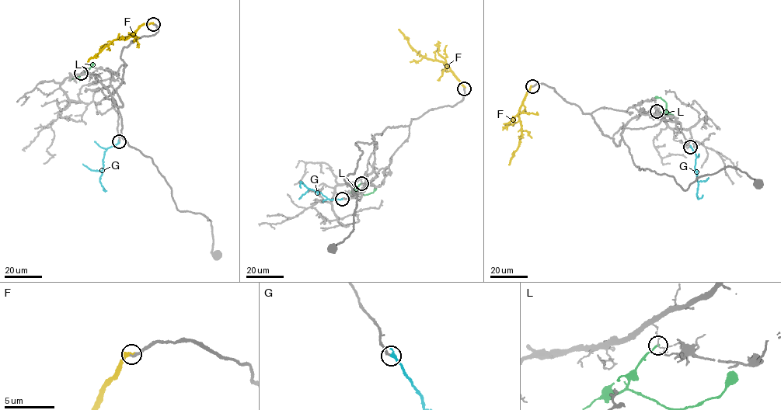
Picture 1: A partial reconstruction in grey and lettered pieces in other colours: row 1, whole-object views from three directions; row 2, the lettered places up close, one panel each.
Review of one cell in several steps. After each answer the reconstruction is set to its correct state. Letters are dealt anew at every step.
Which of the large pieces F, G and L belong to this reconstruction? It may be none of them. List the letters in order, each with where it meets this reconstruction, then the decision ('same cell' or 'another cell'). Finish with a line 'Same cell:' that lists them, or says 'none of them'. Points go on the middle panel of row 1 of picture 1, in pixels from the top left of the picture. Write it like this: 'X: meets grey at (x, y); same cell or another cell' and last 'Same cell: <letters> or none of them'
F: meets grey at (464, 88); another cell
G: meets grey at (342, 199); same cell
L: meets grey at (361, 183); another cell
Same cell: G

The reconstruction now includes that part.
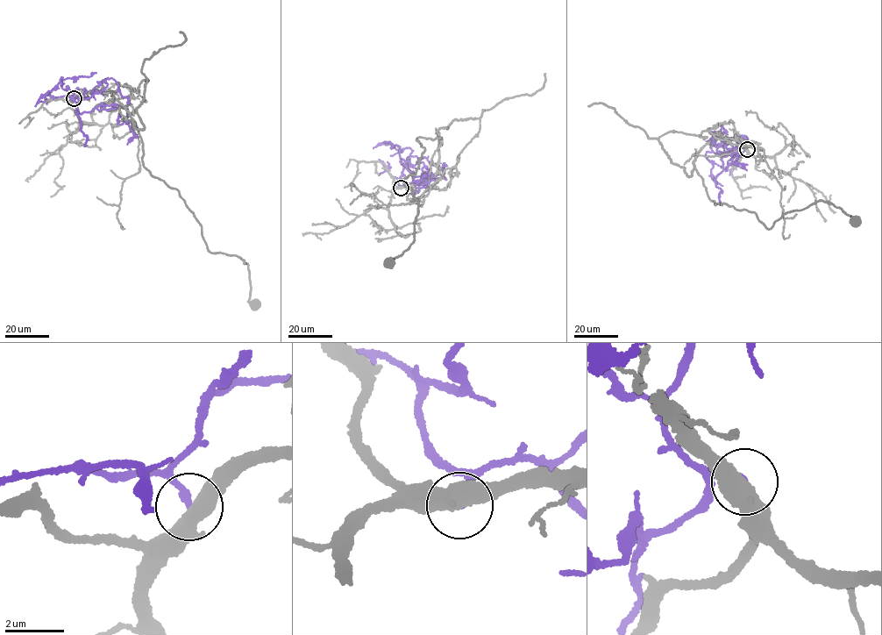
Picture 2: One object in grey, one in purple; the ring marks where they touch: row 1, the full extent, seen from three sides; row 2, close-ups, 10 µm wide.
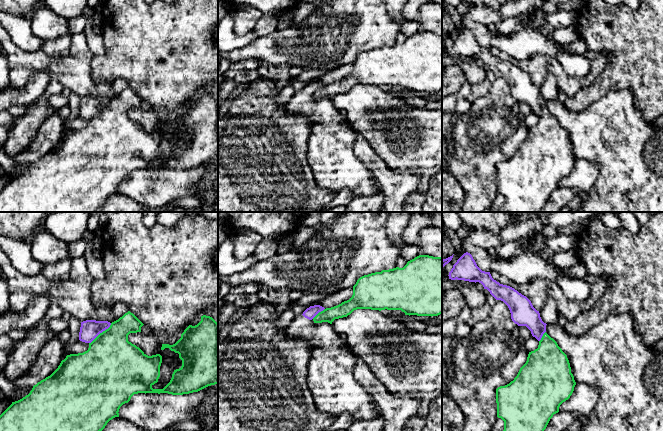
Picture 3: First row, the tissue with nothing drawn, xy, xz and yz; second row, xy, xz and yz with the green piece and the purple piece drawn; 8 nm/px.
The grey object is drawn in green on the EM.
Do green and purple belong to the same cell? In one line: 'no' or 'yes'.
no

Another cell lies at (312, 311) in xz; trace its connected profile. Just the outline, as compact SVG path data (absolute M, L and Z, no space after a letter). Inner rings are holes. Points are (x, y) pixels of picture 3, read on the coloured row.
M320 305L310 306L302 314L295 316L286 329L289 337L308 341L313 346L307 367L307 385L314 403L319 411L335 417L348 412L353 416L354 422L375 419L381 414L376 411L377 404L368 390L354 377L357 358L349 348L348 342L340 338L330 323L313 321L313 318L324 309Z

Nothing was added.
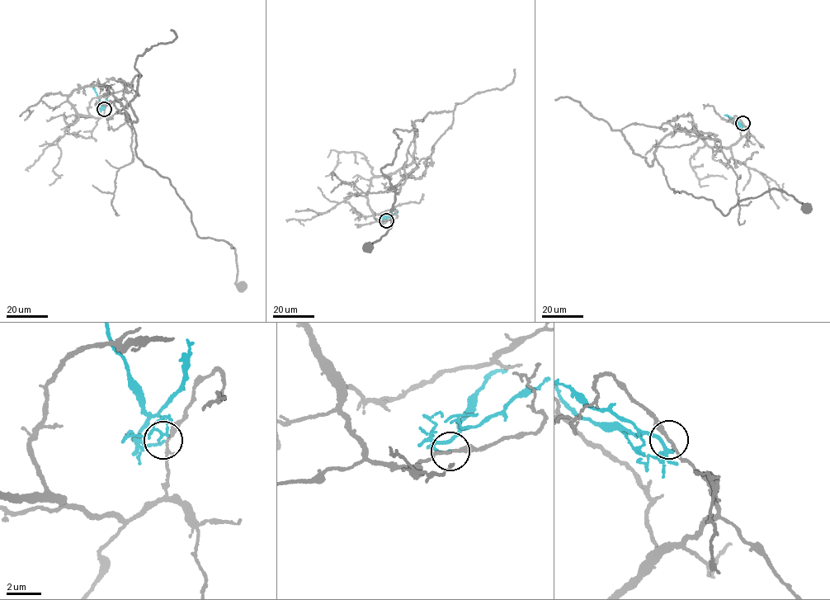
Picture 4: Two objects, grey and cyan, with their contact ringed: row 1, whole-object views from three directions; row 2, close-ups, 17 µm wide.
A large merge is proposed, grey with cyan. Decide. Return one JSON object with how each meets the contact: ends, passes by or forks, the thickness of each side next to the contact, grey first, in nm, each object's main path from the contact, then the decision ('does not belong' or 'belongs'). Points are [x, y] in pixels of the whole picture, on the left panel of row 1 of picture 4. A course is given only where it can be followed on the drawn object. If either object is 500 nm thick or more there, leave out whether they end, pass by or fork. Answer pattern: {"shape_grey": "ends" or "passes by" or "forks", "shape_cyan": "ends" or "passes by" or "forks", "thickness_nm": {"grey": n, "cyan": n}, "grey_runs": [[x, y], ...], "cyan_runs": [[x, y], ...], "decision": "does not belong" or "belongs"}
{"shape_grey": "passes by", "shape_cyan": "ends", "thickness_nm": {"grey": 200, "cyan": 130}, "grey_runs": [[104, 109], [82, 115], [68, 101], [107, 87], [138, 158], [169, 180], [198, 236], [235, 250], [241, 286]], "cyan_runs": [[103, 109], [101, 108], [94, 87]], "decision": "does not belong"}

